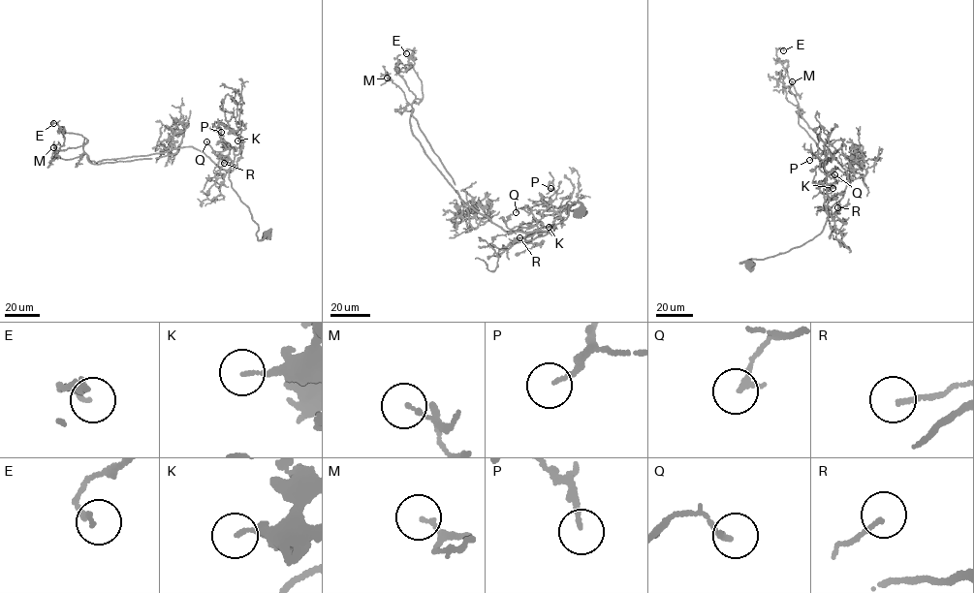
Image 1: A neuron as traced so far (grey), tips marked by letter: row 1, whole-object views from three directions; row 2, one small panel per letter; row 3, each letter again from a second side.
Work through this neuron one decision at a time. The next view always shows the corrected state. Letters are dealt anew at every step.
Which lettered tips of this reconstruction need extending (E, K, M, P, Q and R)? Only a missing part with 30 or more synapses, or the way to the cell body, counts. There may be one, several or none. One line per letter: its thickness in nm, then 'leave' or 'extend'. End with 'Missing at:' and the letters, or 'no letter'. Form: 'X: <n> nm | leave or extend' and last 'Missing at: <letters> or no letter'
E: 170 nm | leave
K: 130 nm | leave
M: 90 nm | leave
P: 120 nm | leave
Q: 190 nm | leave
R: 130 nm | leave
Missing at: no letter

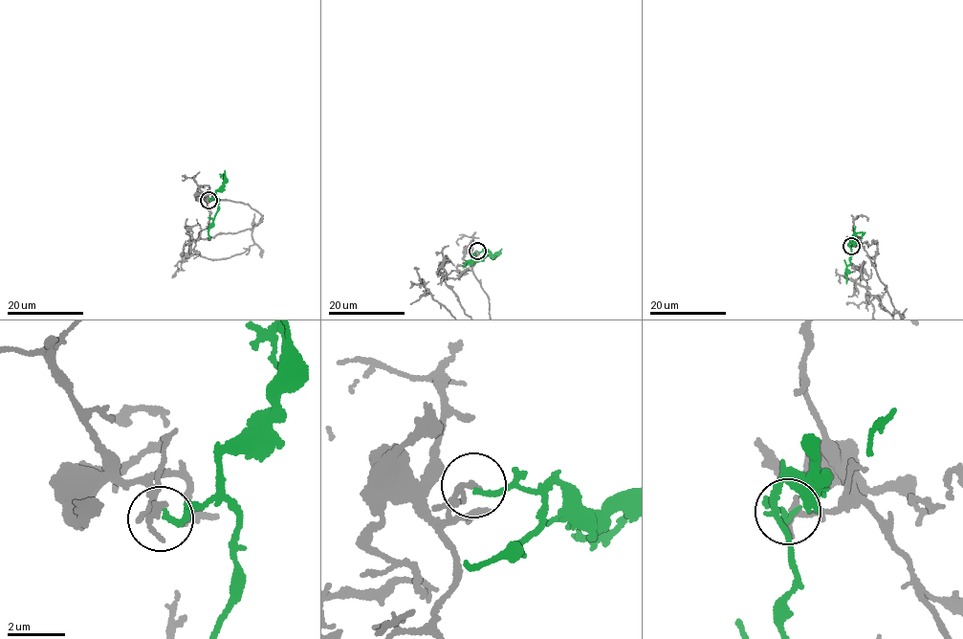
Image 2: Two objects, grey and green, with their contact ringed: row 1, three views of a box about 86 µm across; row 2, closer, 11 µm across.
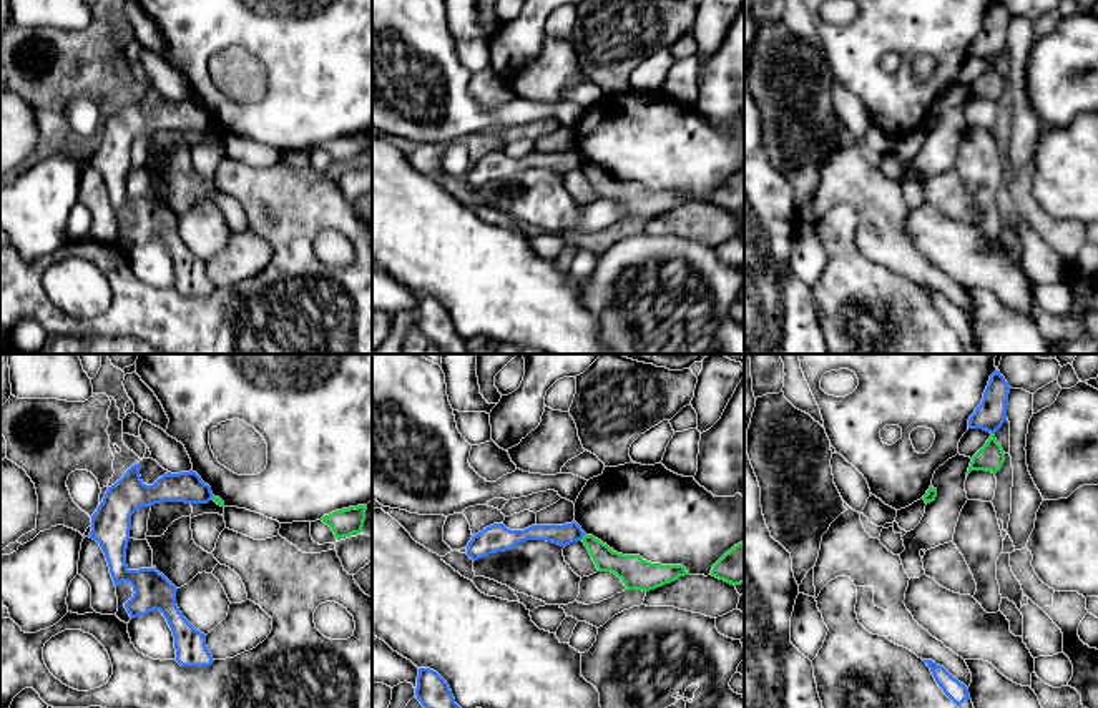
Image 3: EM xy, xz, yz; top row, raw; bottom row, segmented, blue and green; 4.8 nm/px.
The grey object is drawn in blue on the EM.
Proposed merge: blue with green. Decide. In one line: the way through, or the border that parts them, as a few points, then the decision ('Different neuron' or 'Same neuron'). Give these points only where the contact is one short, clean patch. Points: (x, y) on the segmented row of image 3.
Boundary: xz (585, 534), (580, 539). Different neuron

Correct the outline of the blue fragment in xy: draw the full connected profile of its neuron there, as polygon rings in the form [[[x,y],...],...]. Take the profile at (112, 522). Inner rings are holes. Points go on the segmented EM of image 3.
[[[138,462],[115,485],[108,487],[103,502],[91,515],[88,537],[100,543],[115,587],[121,582],[133,587],[135,593],[125,603],[126,612],[136,618],[159,610],[173,632],[176,661],[181,666],[211,666],[214,660],[206,647],[206,635],[179,612],[176,605],[178,588],[156,568],[128,568],[126,548],[131,515],[141,507],[161,502],[208,504],[211,499],[211,487],[193,470],[168,472],[153,485],[146,485],[141,480]]]

